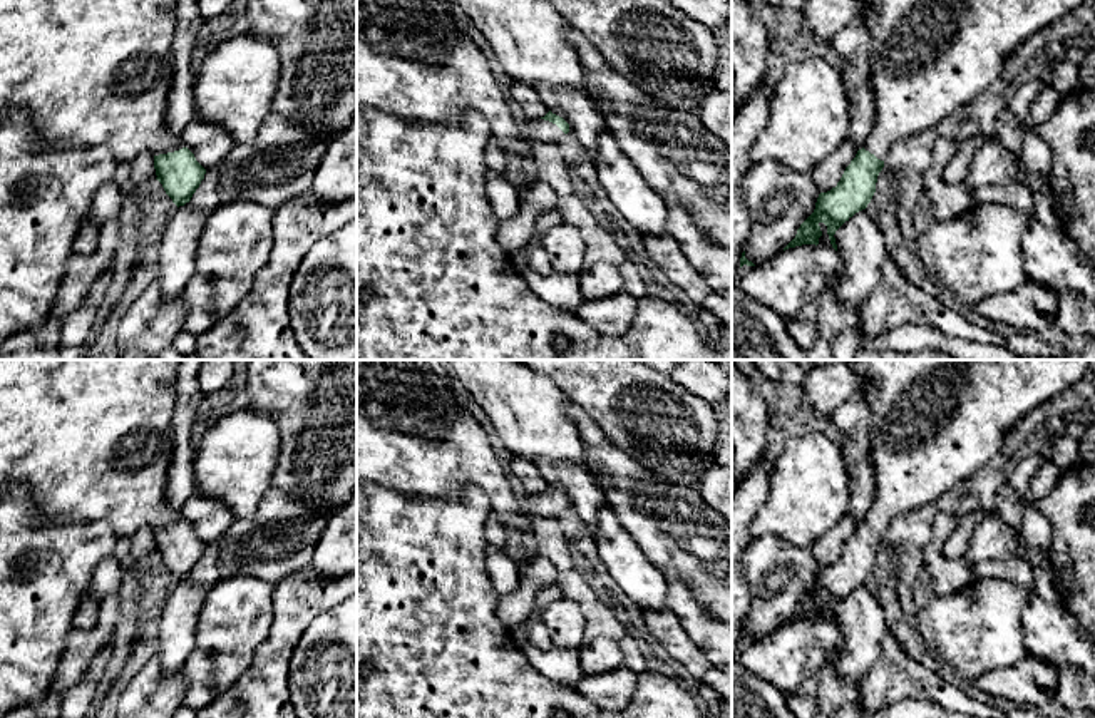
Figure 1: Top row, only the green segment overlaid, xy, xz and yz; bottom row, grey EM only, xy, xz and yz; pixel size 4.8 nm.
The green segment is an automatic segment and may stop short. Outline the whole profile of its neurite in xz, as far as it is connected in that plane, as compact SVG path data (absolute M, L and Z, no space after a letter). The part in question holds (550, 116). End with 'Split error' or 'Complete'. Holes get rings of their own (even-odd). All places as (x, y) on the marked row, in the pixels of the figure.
M357 0L357 107L375 107L383 112L400 115L407 121L424 121L424 122L457 121L469 109L474 109L484 115L484 119L487 121L491 127L489 141L496 142L501 151L516 152L519 156L531 156L534 142L537 144L556 142L563 134L569 132L569 124L563 117L553 114L551 110L541 119L517 121L512 115L512 110L507 105L489 69L486 55L467 35L465 20L445 0Z. Split error

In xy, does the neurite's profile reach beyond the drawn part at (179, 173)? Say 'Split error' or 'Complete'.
Split error

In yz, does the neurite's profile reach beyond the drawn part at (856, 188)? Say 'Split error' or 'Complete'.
Split error

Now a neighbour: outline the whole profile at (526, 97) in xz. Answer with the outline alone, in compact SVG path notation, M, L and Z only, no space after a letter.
M512 80L511 94L526 119L541 119L549 112L532 85Z

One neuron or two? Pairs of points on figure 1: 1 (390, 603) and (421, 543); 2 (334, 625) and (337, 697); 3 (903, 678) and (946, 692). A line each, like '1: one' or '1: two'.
1: one
2: one
3: one

